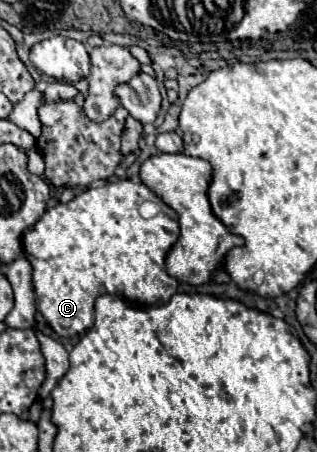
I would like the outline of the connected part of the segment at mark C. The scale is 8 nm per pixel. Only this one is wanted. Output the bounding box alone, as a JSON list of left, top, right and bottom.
[23,179,179,337]

